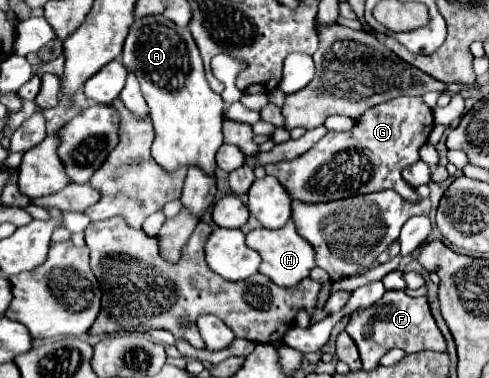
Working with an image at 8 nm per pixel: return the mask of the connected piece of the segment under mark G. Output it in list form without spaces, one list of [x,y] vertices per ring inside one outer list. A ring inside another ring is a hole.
[[[398,97],[398,99],[390,99],[388,103],[380,103],[380,105],[370,107],[368,111],[364,111],[356,119],[356,125],[350,131],[328,131],[314,147],[310,147],[298,159],[266,165],[264,169],[266,169],[266,173],[274,175],[288,189],[288,193],[292,193],[296,199],[302,199],[308,203],[346,199],[346,197],[366,195],[366,193],[374,193],[374,191],[382,191],[382,189],[392,189],[402,199],[406,199],[410,203],[418,203],[422,197],[414,191],[414,187],[410,187],[402,179],[402,169],[420,159],[418,151],[426,143],[432,127],[434,127],[432,109],[420,97]]]

